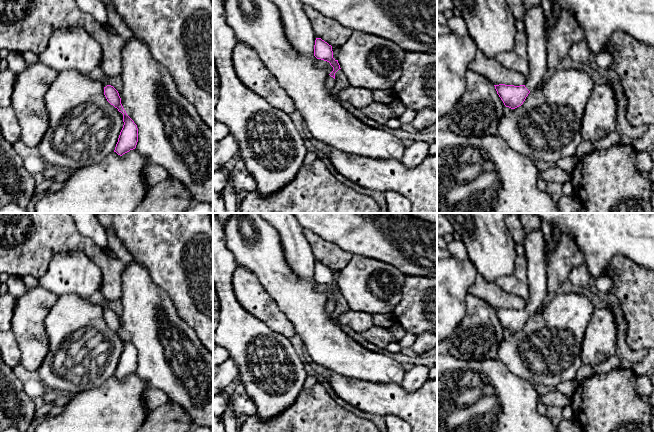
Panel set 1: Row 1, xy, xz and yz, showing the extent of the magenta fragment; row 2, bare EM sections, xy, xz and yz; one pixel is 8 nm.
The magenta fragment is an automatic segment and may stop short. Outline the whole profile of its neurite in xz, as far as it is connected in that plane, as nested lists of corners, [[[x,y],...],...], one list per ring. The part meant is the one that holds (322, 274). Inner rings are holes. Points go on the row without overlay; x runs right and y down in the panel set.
[[[316,262],[314,269],[314,280],[317,283],[329,286],[333,291],[333,295],[327,300],[325,305],[326,312],[331,315],[335,309],[335,297],[341,293],[338,284],[333,282],[332,270],[321,262]]]

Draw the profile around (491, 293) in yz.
[[[479,273],[476,275],[474,284],[469,288],[469,293],[483,299],[494,309],[520,310],[526,307],[526,301],[523,298],[506,292],[496,283],[487,281]]]

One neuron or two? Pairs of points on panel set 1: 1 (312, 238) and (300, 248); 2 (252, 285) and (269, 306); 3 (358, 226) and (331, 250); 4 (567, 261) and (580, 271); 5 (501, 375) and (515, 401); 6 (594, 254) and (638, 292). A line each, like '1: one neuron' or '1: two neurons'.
1: two neurons
2: one neuron
3: two neurons
4: two neurons
5: one neuron
6: two neurons

